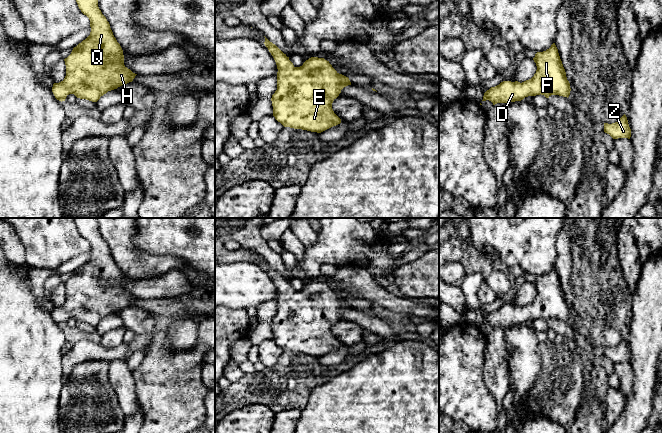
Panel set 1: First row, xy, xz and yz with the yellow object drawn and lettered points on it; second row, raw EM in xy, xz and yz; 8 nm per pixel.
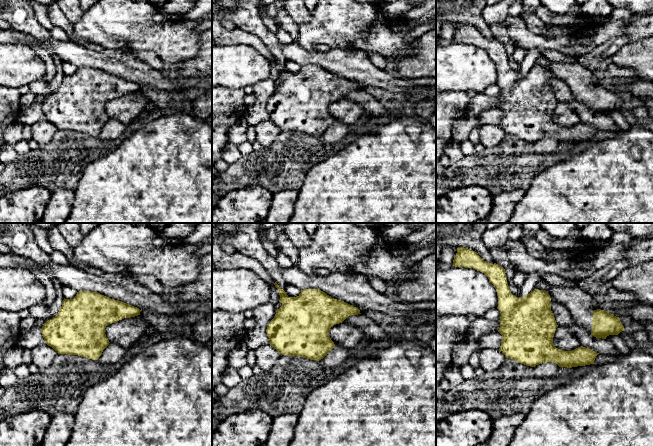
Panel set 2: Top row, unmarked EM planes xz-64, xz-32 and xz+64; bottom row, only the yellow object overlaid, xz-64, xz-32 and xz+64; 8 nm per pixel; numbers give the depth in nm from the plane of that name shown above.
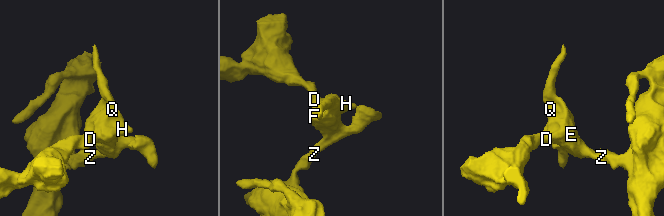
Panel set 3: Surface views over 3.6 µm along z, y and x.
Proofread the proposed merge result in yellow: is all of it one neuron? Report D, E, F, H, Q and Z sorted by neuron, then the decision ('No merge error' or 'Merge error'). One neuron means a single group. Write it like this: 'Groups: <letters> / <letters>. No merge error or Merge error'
Groups: D E F H Q Z. No merge error

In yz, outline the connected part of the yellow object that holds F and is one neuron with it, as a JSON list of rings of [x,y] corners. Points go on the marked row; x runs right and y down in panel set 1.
[[[553,43],[549,49],[537,52],[533,58],[537,70],[534,76],[522,83],[515,81],[503,81],[495,87],[491,87],[484,93],[483,100],[489,100],[493,105],[497,103],[509,103],[521,101],[528,96],[551,95],[569,97],[570,83],[560,59],[558,49]]]

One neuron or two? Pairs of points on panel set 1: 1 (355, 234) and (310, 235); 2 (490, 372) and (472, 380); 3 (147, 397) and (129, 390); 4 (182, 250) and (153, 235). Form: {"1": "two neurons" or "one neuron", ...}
{"1": "two neurons", "2": "two neurons", "3": "two neurons", "4": "one neuron"}

